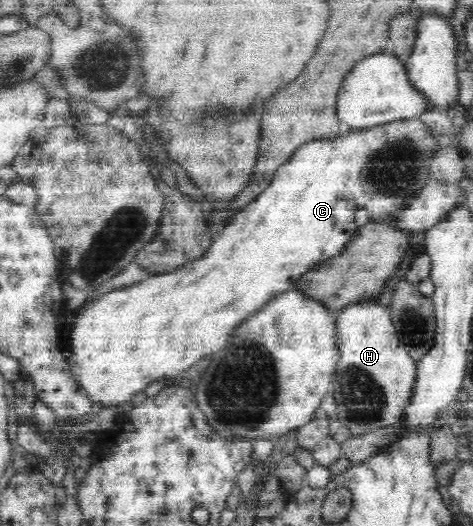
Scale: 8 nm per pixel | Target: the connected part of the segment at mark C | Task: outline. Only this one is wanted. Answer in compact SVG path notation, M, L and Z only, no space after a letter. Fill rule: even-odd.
M411 115L411 117L403 117L403 119L391 119L385 123L375 123L359 128L349 128L349 131L340 131L340 135L335 138L320 138L304 142L289 155L287 161L279 165L269 187L255 201L251 201L251 205L247 205L245 209L241 209L233 217L227 217L229 223L216 229L215 235L211 239L211 247L207 247L207 251L201 259L189 259L169 273L145 277L140 283L131 285L131 287L106 293L102 298L89 300L88 304L84 304L83 309L71 326L71 352L74 355L74 362L70 365L70 370L75 374L77 381L89 394L93 402L99 402L104 406L115 405L116 407L123 402L132 400L134 395L138 394L141 389L145 389L153 381L185 374L191 365L195 365L195 362L203 359L203 357L222 351L230 341L234 329L252 313L267 305L267 302L271 301L277 294L294 289L297 280L304 273L315 268L317 263L323 263L325 259L335 257L345 250L352 237L355 237L363 225L373 222L387 222L396 225L398 213L406 208L423 188L436 181L431 175L431 168L433 157L440 148L437 137L433 135L431 128L419 115Z

